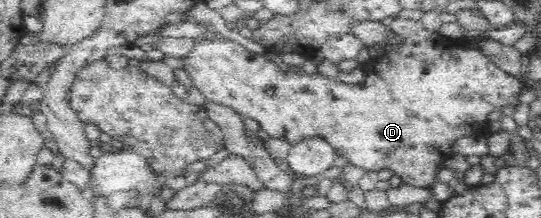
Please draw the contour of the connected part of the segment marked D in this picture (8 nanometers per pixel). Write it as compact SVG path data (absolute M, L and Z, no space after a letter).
M393 19L389 27L392 28L395 35L401 36L403 40L394 45L391 49L387 49L385 55L381 56L365 74L365 80L357 84L346 84L341 82L339 79L327 78L326 76L316 74L304 74L302 72L284 72L278 65L272 60L255 54L246 49L246 47L240 45L236 41L230 41L230 39L214 38L210 40L196 40L194 47L190 53L186 53L182 57L182 67L192 79L193 87L200 90L200 93L210 101L221 103L226 107L235 109L240 115L244 117L250 117L257 121L261 129L269 134L270 138L274 139L286 139L290 145L294 145L304 138L319 137L328 142L336 152L336 155L341 155L345 159L349 160L352 165L363 167L370 171L380 171L382 169L392 170L394 174L398 175L403 183L413 187L430 187L435 183L437 179L437 171L442 167L443 161L452 155L450 147L456 139L462 137L479 137L482 132L484 125L487 123L487 117L492 111L501 111L506 106L515 107L518 103L518 95L521 90L524 89L524 80L517 77L511 76L509 73L502 71L498 66L490 61L480 49L474 47L458 47L456 38L446 39L446 48L442 45L442 35L439 32L432 32L422 26L419 20L414 19Z

